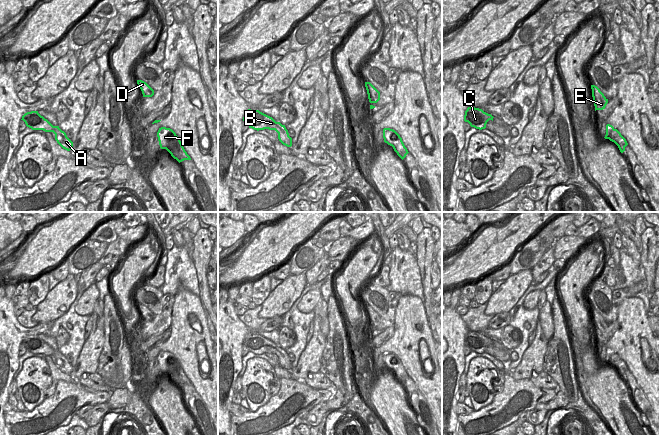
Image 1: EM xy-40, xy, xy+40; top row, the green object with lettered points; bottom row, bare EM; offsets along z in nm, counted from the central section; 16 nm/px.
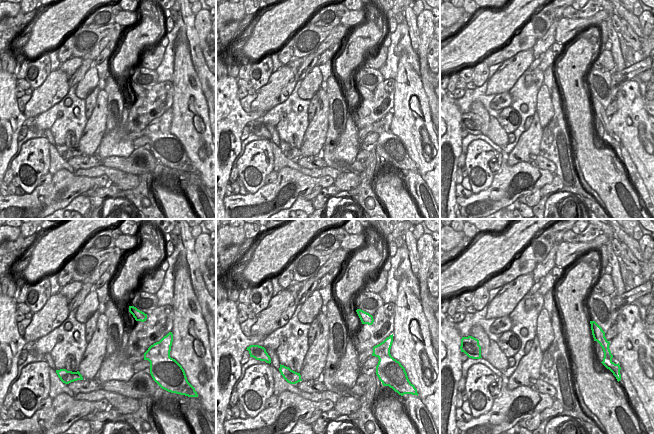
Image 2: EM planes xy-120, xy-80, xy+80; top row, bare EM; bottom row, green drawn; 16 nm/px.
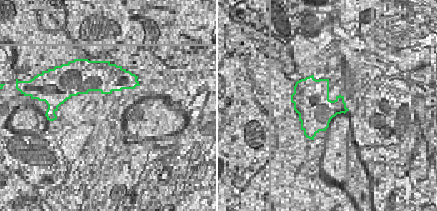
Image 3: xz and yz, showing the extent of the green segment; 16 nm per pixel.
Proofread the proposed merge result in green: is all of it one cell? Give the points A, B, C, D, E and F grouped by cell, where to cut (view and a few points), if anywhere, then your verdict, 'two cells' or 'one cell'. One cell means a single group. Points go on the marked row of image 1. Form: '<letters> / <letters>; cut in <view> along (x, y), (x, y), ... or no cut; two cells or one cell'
A B C F / D E; cut in xy+40 along (614, 129), (607, 138); two cells

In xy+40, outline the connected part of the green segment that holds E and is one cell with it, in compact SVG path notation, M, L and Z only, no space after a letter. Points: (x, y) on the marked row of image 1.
M591 85L591 89L595 111L605 109L608 103L608 99L604 96L604 94L600 91L600 89L597 86Z

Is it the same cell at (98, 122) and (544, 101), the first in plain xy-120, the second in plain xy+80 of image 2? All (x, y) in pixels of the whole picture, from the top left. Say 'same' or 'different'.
different

